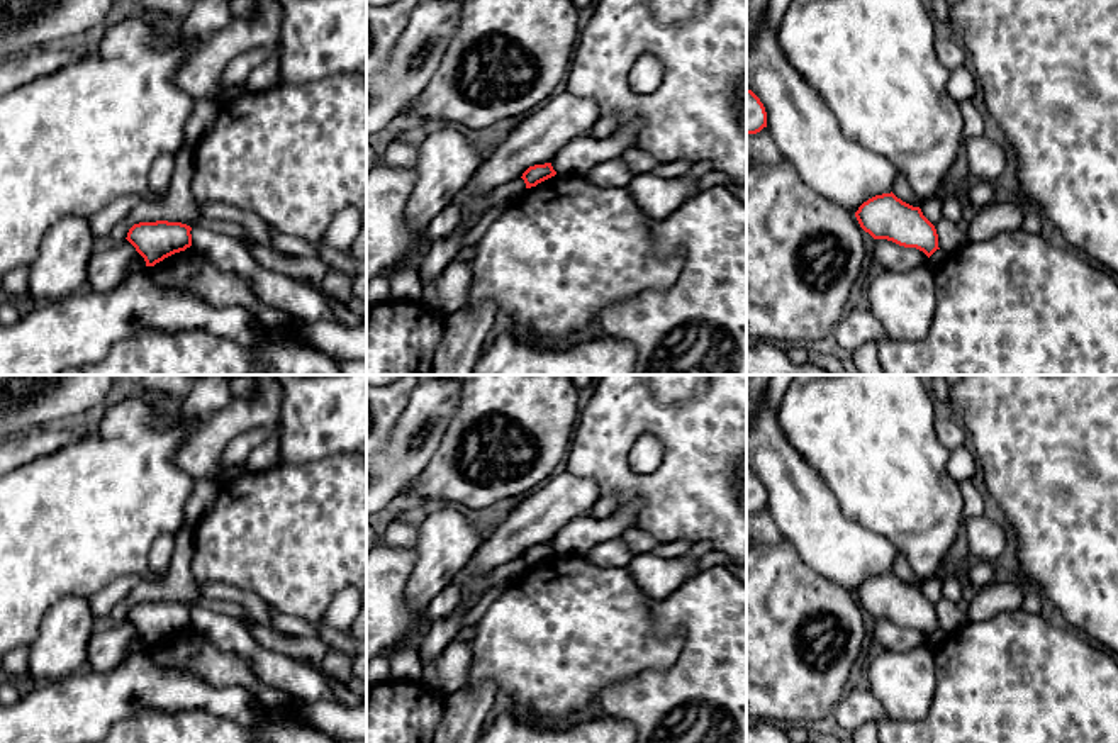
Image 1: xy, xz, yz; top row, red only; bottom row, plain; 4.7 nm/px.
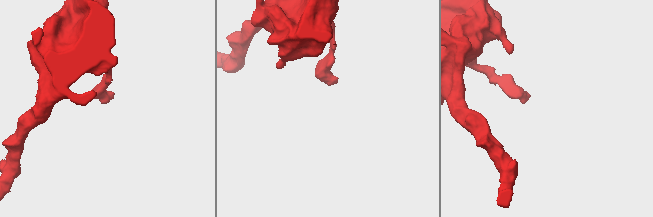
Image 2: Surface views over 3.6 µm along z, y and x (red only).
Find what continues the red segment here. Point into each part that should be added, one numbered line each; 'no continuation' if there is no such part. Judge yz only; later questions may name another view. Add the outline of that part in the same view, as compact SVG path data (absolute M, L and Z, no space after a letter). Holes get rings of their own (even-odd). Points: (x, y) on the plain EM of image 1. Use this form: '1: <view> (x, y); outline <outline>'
no continuation

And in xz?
no continuation

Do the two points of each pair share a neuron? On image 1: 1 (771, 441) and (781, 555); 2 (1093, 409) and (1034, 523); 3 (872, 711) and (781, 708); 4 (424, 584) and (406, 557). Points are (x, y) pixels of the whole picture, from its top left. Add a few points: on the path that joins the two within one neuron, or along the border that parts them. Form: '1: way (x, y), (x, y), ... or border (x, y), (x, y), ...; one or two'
1: border (786, 538), (813, 569); two
2: way (1061, 424), (1034, 452), (1034, 491); one
3: border (844, 692), (828, 721); two
4: border (414, 547), (414, 569), (406, 586), (408, 606); two

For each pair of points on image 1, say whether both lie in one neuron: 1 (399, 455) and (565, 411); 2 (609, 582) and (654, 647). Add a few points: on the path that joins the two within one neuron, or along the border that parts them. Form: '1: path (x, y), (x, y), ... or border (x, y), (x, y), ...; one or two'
1: border (455, 409), (436, 452), (414, 477); two
2: path (609, 597), (609, 603), (638, 631); one

